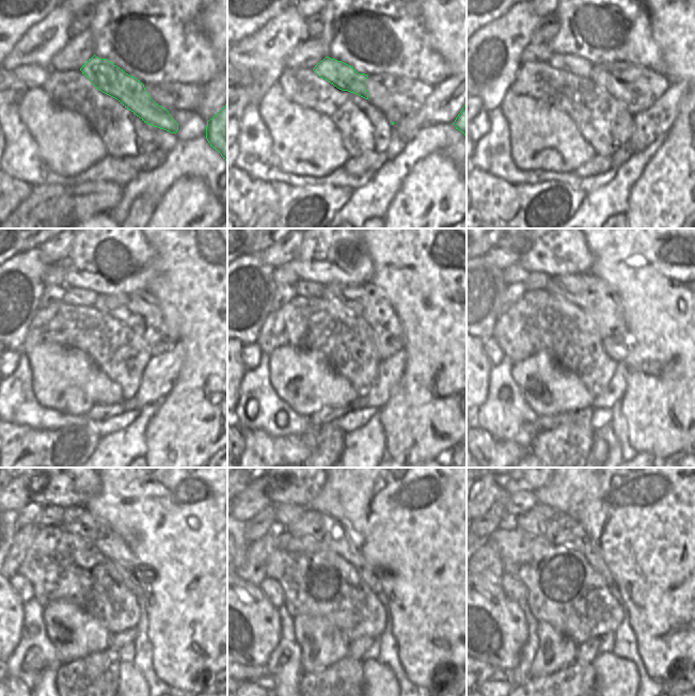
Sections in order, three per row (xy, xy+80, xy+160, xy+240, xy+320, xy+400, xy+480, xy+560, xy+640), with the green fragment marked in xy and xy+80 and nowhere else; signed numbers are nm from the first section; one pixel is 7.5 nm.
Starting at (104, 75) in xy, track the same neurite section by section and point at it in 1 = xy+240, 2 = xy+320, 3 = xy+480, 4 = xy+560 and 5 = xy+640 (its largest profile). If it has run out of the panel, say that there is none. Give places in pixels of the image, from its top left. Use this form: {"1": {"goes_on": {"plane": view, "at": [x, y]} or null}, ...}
{"1": {"goes_on": {"plane": "xy+240", "at": [75, 296]}}, "2": {"goes_on": {"plane": "xy+320", "at": [306, 288]}}, "3": {"goes_on": {"plane": "xy+480", "at": [50, 516]}}, "4": {"goes_on": {"plane": "xy+560", "at": [286, 513]}}, "5": {"goes_on": {"plane": "xy+640", "at": [518, 503]}}}

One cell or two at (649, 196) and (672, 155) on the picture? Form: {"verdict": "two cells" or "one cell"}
{"verdict": "one cell"}

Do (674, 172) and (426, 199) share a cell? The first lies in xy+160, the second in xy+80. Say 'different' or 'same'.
same

